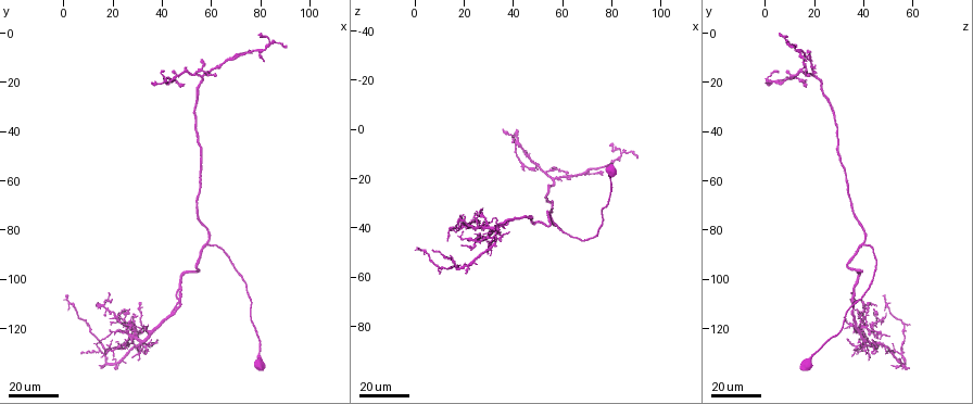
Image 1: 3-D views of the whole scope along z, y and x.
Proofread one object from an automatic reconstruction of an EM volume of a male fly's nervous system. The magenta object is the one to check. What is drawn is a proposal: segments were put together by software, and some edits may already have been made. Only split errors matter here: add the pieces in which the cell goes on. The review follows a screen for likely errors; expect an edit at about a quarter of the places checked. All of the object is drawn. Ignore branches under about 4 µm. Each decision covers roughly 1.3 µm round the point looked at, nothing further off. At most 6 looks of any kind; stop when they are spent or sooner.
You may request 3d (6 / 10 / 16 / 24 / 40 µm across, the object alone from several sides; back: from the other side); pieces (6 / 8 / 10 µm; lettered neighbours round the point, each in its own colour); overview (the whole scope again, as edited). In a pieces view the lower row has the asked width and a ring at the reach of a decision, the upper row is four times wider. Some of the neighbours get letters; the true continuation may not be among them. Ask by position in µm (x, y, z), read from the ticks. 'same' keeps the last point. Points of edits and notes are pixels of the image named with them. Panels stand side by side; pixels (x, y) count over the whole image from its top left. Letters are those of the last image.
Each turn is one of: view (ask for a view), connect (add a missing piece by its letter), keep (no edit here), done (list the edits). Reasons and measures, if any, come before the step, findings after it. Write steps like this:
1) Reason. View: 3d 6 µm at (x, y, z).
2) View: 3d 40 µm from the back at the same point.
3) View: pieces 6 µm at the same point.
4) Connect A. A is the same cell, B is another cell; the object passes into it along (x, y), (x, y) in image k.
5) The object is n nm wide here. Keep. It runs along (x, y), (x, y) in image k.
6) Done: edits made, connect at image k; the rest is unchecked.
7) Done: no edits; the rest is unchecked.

Free end. View: 3d 24 µm at (77, 8, 18).

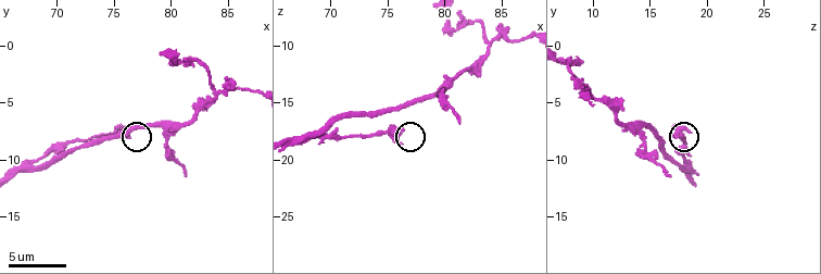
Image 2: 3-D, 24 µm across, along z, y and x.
See the neighbours. View: pieces 10 µm at (76.2, 7.6, 18.6).

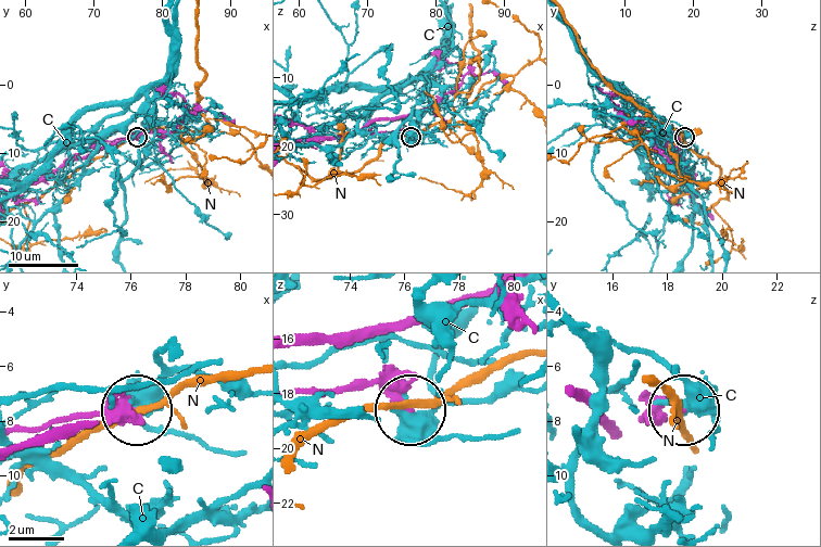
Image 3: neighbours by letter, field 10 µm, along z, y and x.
Keep. C and N are other cells; it runs along (293, 391), (377, 384), (411, 410) in image 3; no lettered piece goes on from it.

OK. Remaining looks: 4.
Branch stops here. View: 3d 16 µm at (62, 17, 19).

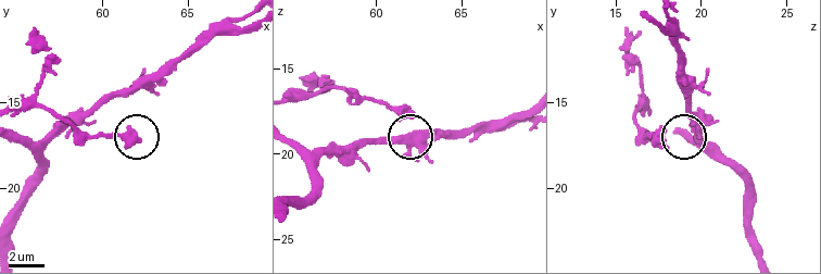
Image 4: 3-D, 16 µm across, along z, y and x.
View: pieces 8 µm at (62.1, 17.2, 17.6).

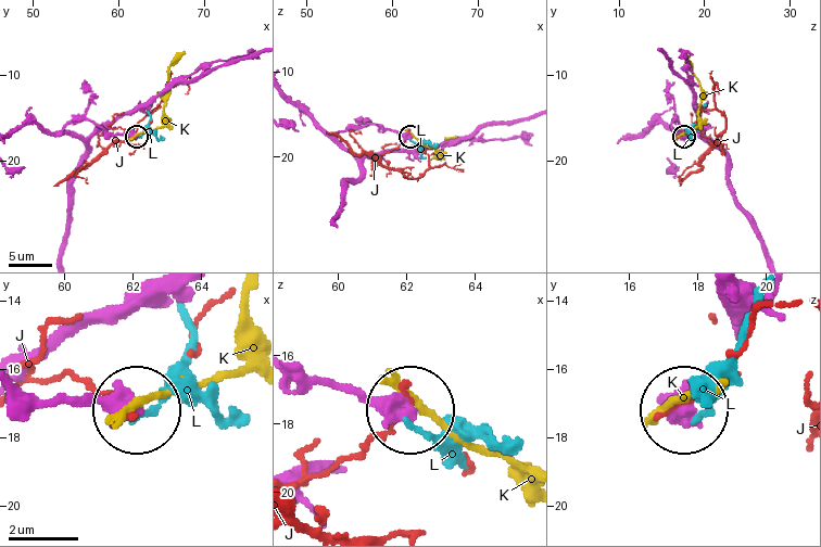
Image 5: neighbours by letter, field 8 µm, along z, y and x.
Keep. J, K and L are other cells; no lettered piece goes on from it.

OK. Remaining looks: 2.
End of a long branch. View: 3d 24 µm at (2, 106, 48).

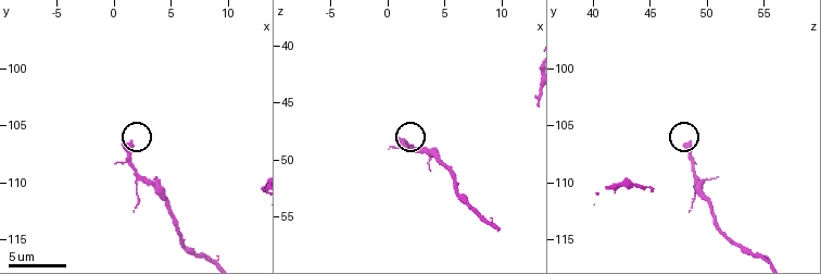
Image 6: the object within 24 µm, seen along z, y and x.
View: pieces 6 µm at (0.8, 106.6, 48.0).

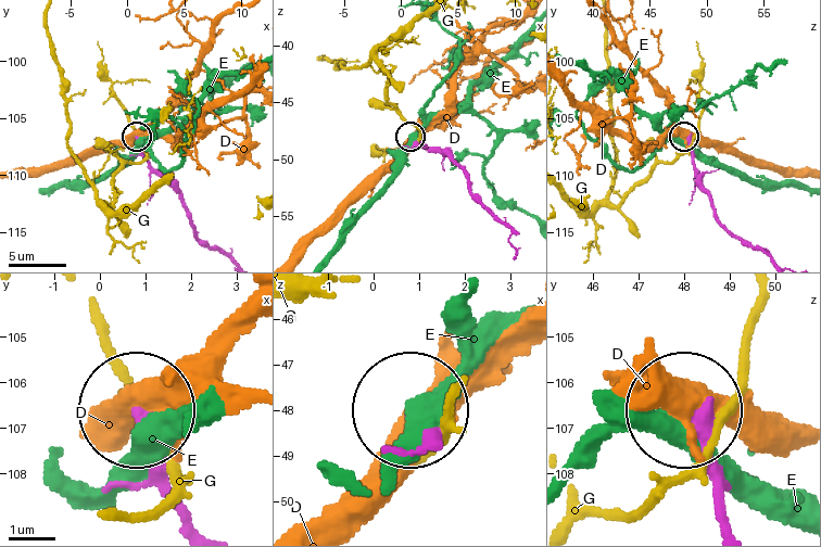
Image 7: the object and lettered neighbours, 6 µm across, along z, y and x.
Keep. D, E and G are other cells; none of them fits.

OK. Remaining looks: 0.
Done: no edits; the rest is unchecked.

